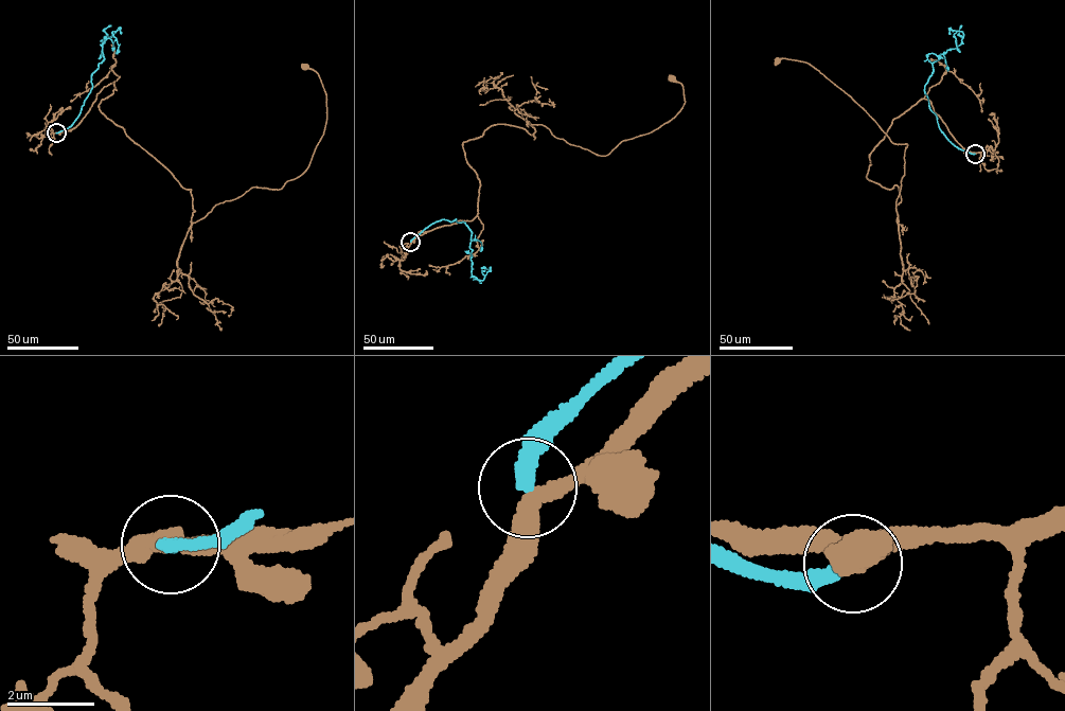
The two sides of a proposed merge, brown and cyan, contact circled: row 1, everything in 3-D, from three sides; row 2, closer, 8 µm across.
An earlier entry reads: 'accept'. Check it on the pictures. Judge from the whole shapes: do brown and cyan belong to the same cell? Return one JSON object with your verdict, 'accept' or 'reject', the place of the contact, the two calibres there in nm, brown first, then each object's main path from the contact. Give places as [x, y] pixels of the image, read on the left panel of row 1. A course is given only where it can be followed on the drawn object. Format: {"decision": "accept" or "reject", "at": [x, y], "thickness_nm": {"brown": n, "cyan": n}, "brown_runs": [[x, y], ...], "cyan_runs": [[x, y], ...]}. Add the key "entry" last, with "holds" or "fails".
{"decision": "reject", "at": [56, 132], "thickness_nm": {"brown": 320, "cyan": 280}, "brown_runs": [[56, 132], [113, 82], [100, 110], [191, 190], [194, 223], [304, 173], [326, 110], [306, 68]], "cyan_runs": [[56, 132], [80, 113], [91, 75], [104, 58], [101, 40], [116, 31], [117, 54]], "entry": "fails"}

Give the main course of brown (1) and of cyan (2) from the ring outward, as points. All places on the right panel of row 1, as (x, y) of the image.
1: (975, 154), (930, 101), (894, 118), (866, 177), (898, 187), (898, 216), (907, 143), (810, 64), (778, 61)
2: (975, 154), (945, 136), (924, 90), (933, 63), (961, 42), (963, 33), (957, 31), (960, 52)

